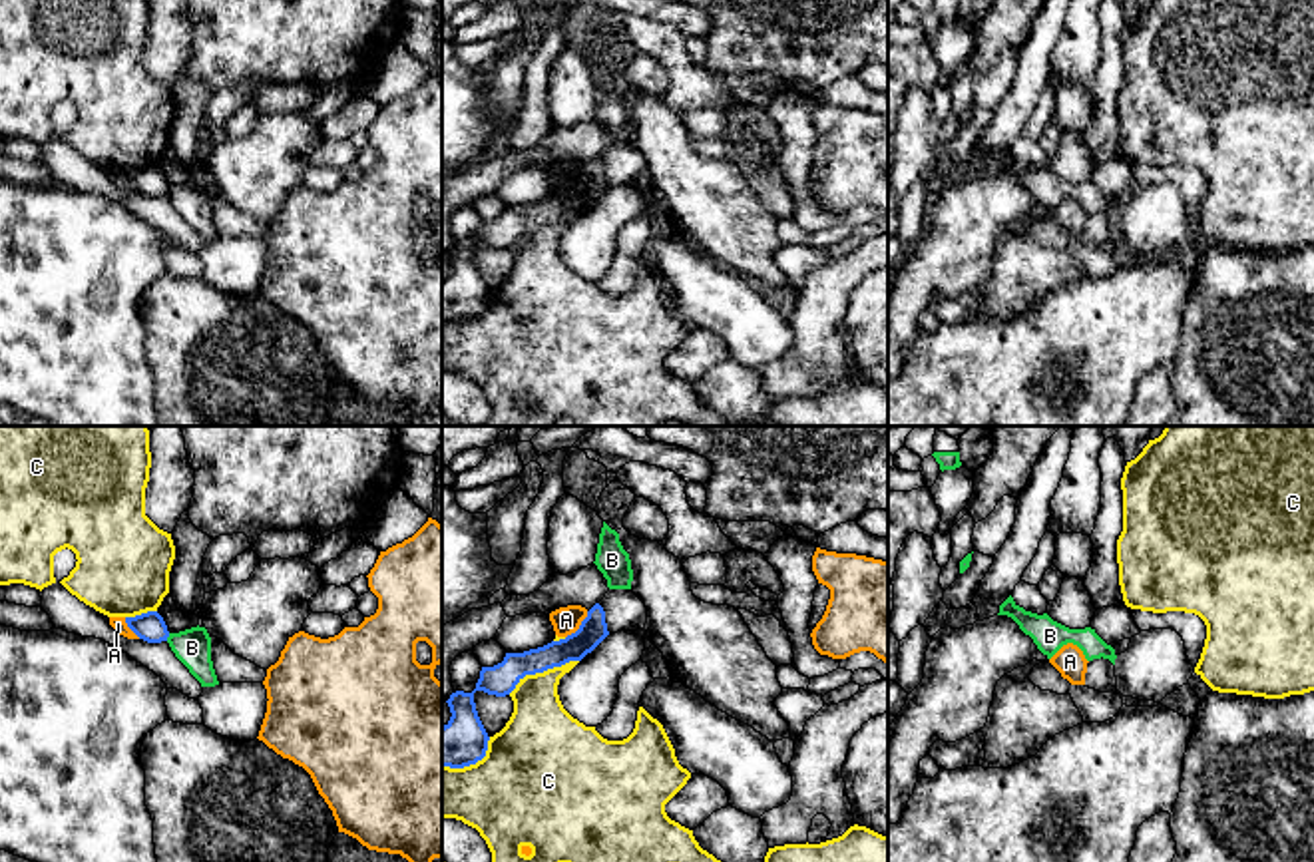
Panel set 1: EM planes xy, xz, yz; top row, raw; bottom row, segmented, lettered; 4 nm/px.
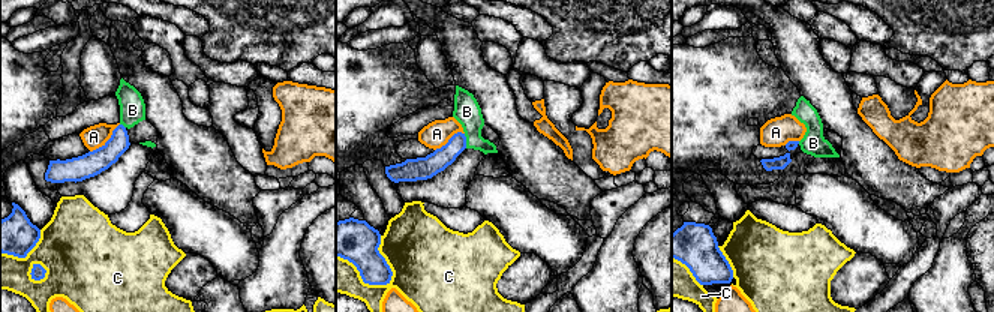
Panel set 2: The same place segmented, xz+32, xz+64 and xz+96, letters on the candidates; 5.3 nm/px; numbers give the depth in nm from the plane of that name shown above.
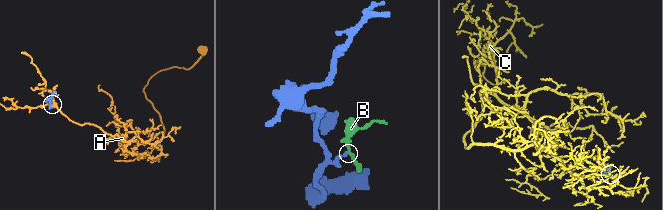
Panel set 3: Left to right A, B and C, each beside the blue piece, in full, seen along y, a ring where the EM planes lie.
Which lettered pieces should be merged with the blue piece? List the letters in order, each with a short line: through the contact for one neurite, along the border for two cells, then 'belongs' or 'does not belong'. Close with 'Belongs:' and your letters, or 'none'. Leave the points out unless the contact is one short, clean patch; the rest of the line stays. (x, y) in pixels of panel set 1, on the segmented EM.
A: does not belong
B: line xy (170, 634), (166, 640); does not belong
C: does not belong
Belongs: none

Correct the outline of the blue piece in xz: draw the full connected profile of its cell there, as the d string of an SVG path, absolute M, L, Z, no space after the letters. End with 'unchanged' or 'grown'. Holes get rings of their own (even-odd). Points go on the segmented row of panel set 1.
M595 603L579 629L565 639L524 653L506 653L502 663L482 667L472 693L456 691L446 701L452 717L442 727L442 766L464 768L486 756L490 737L476 711L476 691L506 697L526 675L544 673L569 661L581 661L607 635L605 611Z; unchanged

